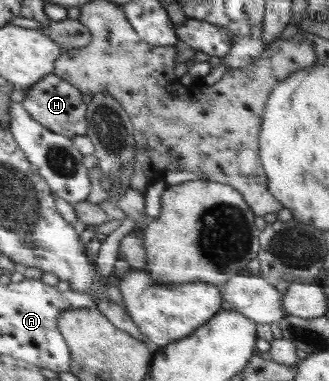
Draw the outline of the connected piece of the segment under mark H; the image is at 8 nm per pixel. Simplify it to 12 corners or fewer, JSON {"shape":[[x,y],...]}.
{"shape":[[54,73],[23,104],[55,133],[89,132],[87,97]]}

